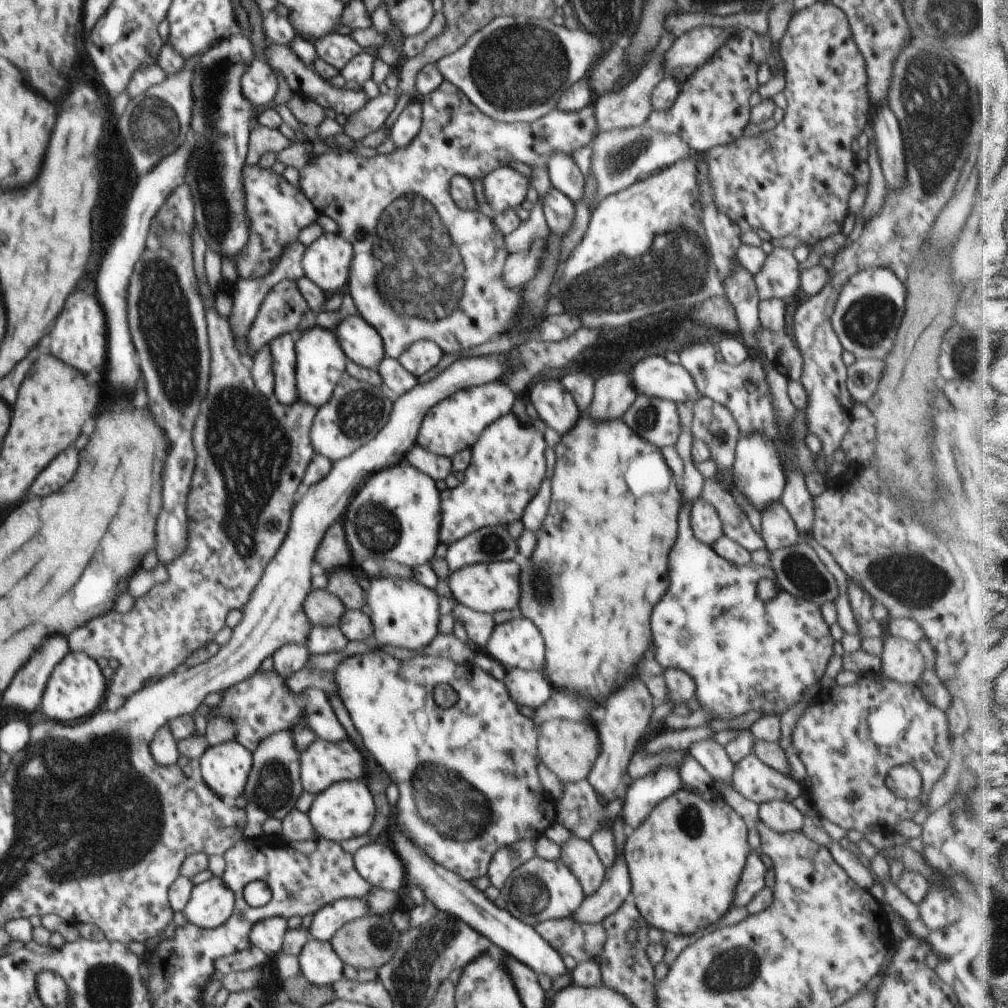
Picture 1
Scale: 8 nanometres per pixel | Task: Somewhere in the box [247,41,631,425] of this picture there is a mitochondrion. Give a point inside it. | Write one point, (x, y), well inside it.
(418, 271)

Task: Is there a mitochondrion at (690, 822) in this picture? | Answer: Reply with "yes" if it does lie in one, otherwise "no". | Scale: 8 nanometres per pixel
yes

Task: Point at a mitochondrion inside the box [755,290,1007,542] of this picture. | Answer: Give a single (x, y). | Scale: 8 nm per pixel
(868, 321)

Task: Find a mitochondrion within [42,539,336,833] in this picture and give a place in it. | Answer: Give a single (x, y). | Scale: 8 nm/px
(275, 786)

